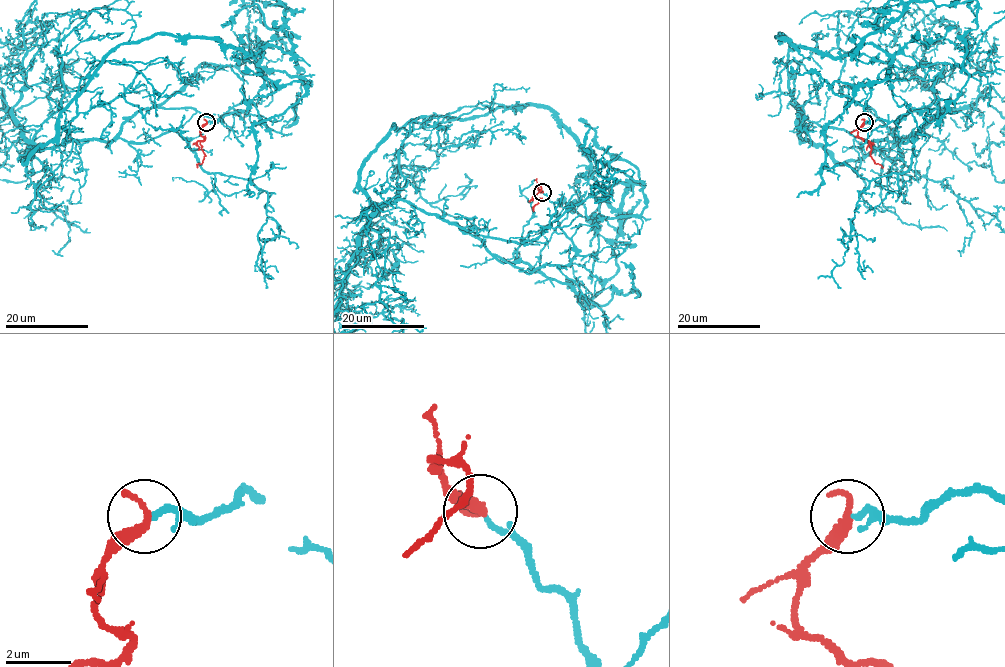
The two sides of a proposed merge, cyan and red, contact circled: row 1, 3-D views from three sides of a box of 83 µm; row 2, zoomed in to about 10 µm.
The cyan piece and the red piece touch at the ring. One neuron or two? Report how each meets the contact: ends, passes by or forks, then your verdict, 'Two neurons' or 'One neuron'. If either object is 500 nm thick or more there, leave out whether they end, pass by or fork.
At the ring cyan ends. At the ring red passes by. One neuron

